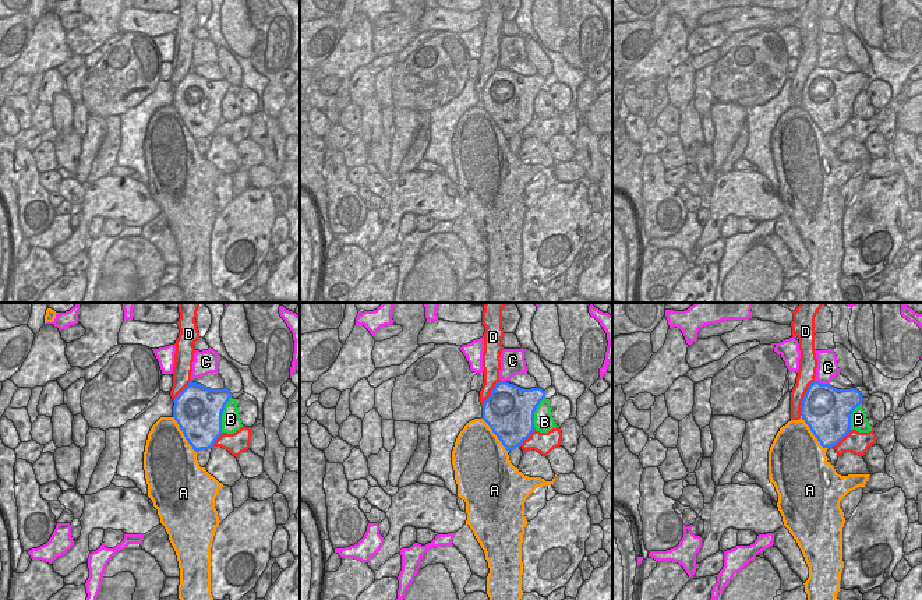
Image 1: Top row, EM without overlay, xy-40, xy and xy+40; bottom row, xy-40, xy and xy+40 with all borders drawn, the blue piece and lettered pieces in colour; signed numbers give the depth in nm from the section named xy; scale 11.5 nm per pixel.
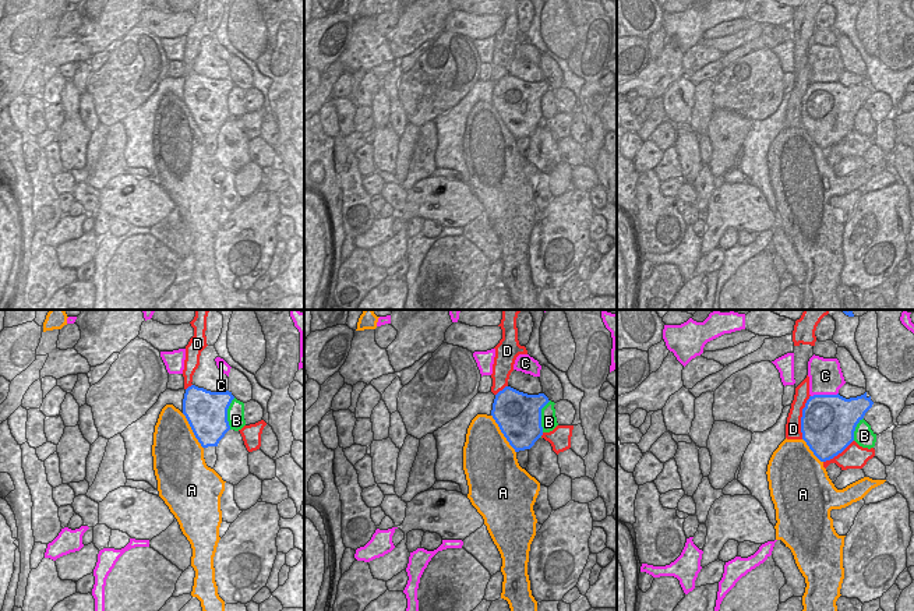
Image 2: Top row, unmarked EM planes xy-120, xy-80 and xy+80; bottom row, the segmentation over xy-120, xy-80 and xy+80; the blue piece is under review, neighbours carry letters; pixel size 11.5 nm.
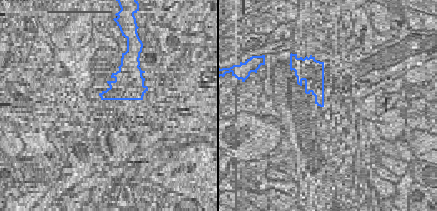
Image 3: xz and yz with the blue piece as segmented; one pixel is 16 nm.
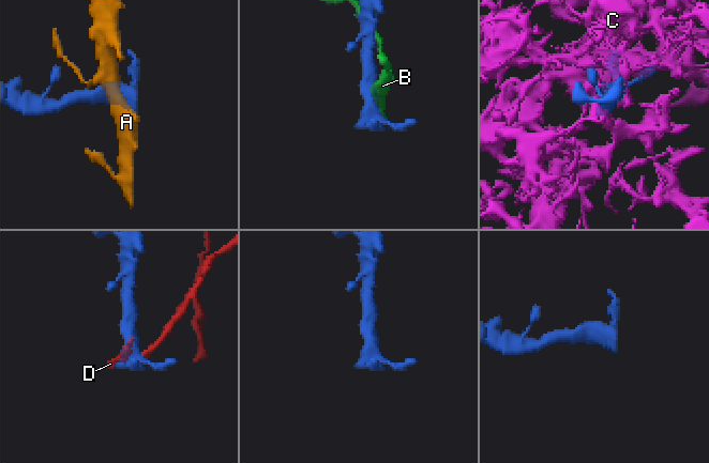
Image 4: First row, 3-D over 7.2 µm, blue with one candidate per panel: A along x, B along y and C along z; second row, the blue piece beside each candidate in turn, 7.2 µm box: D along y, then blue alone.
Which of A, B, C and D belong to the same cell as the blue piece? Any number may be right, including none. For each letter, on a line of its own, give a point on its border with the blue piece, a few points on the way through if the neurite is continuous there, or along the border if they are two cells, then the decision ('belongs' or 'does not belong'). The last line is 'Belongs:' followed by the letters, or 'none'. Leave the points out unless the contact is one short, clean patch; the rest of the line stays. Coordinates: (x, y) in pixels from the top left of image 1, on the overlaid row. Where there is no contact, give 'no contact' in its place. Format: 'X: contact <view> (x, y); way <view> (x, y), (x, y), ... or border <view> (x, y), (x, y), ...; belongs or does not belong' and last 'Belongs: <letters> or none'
A: contact xy+40 (812, 431); does not belong
B: contact xy-40 (221, 415); does not belong
C: contact xy+40 (822, 384); does not belong
D: contact xy+40 (804, 398); does not belong
Belongs: none

